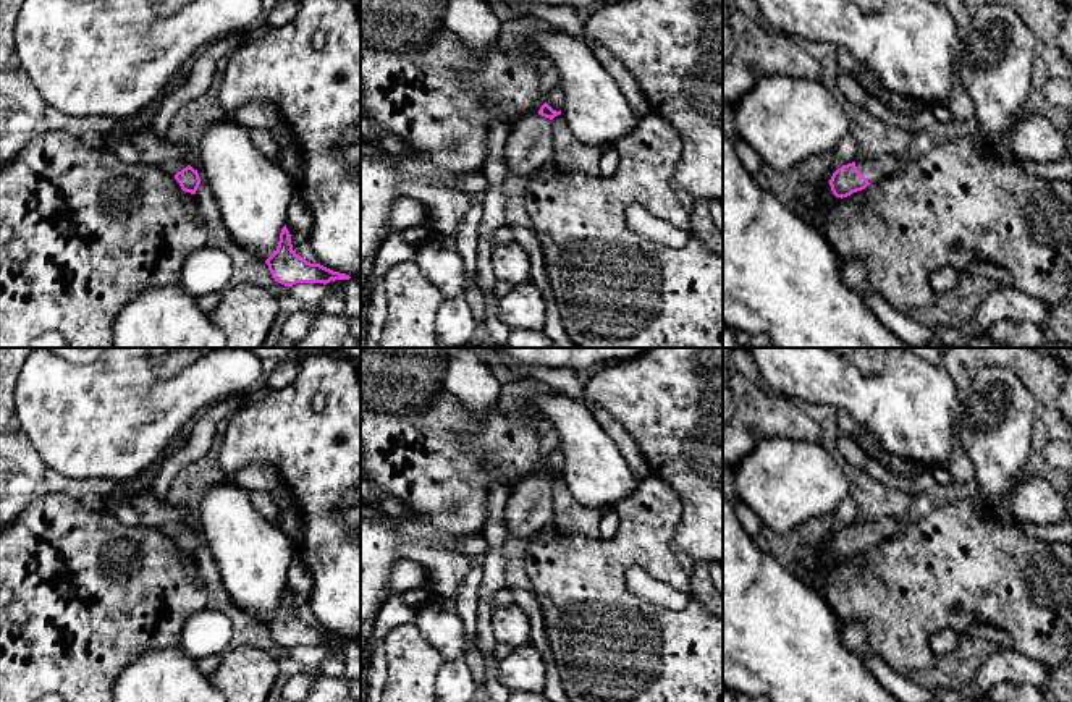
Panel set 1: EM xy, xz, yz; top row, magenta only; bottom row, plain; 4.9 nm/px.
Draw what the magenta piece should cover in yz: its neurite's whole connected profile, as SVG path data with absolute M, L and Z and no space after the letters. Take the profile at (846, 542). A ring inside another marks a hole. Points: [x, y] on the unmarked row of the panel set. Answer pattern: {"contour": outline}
{"contour": "M893 519L860 526L852 524L833 535L829 548L833 556L842 561L865 552L868 547L876 547L884 539L897 535L901 531L901 522Z"}

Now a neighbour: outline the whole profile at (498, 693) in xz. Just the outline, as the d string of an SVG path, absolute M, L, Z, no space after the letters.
M495 655L483 657L483 663L487 668L487 689L490 692L492 702L508 702L511 691L503 686L496 678L496 665L498 658Z

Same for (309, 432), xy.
M328 353L299 359L299 374L289 385L272 390L226 421L218 461L228 477L257 464L278 472L281 485L301 510L301 543L294 548L312 576L309 607L320 628L361 641L361 364Z

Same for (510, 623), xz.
M514 603L495 608L492 629L498 644L521 647L530 641L530 621L524 610Z

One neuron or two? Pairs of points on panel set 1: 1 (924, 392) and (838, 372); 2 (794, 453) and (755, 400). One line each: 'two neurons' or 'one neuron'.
1: one neuron
2: two neurons

